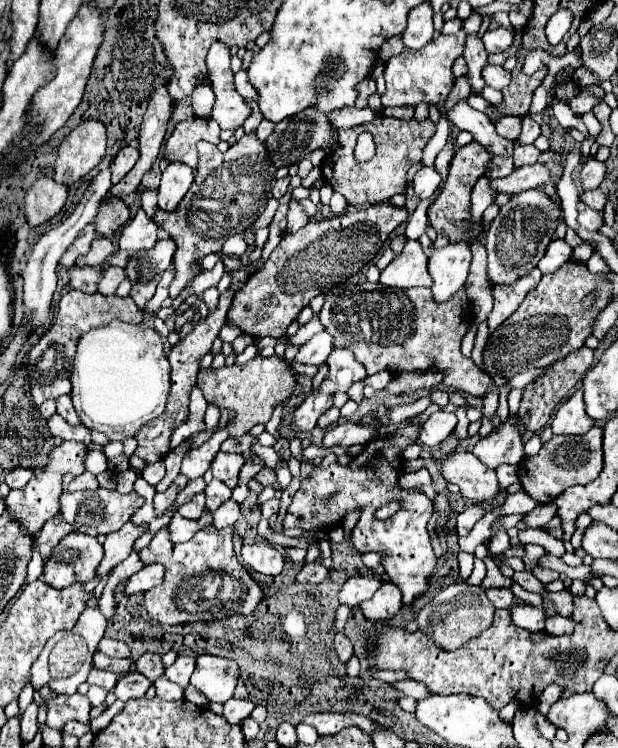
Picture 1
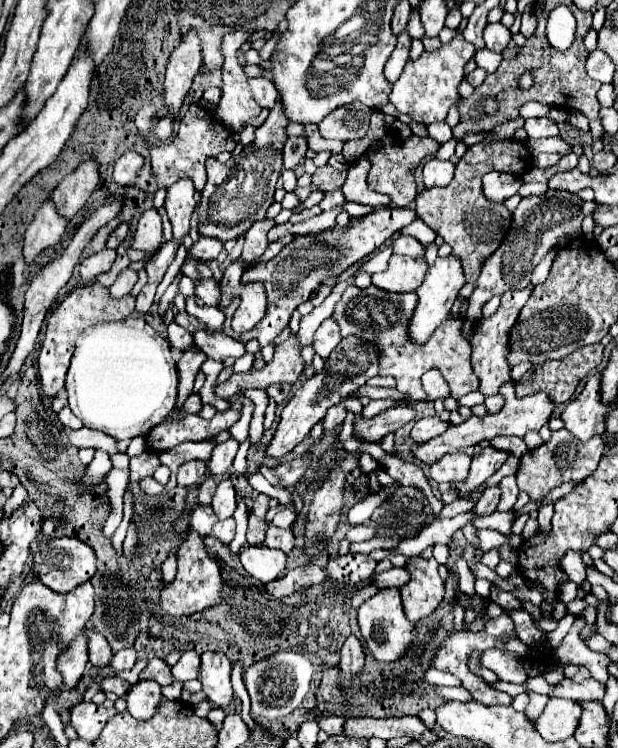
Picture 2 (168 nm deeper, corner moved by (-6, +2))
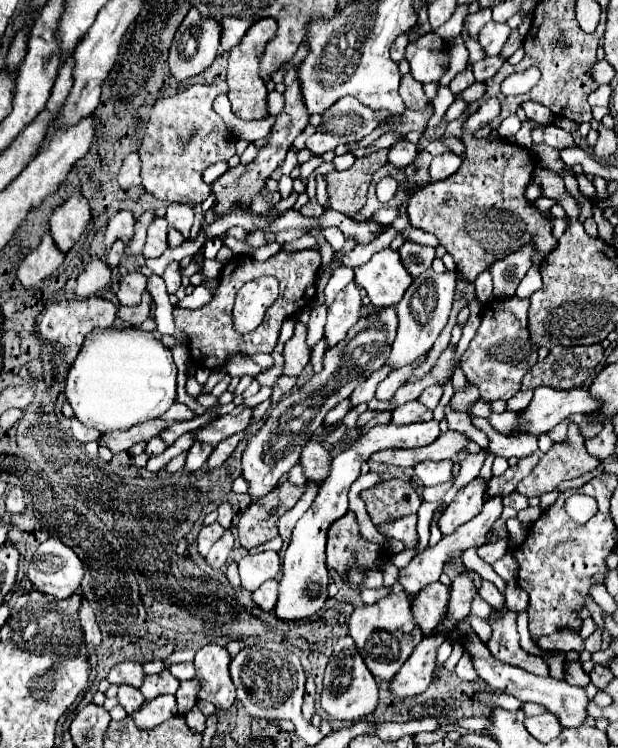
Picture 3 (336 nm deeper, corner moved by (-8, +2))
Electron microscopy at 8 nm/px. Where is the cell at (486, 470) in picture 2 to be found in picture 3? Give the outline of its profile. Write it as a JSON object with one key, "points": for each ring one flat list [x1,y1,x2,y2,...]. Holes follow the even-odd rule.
{"points":[[474,477,468,485,464,485,456,497,452,499,452,503,448,503,448,507,444,509,438,525,440,531,452,533,456,527,460,527,462,523,470,521,472,517,476,517,484,505,484,489,486,489,486,481,482,477]]}

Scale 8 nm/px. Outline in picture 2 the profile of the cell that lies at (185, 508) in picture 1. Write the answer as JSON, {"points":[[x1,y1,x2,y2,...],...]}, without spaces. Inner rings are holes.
{"points":[[198,505,196,511,192,513,192,529,196,533,200,533,200,537,210,537,214,523,218,521,216,513,210,507,202,507]]}

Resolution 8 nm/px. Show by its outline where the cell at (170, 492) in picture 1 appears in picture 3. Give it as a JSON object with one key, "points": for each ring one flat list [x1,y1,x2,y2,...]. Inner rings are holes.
{"points":[[194,443,186,455,186,465,184,465,184,471,188,473,196,473,198,469,204,467,204,463,208,461,212,453,212,445,202,445,202,443]]}

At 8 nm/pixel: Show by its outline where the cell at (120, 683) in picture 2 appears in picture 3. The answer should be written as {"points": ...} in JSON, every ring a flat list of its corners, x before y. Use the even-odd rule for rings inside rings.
{"points":[[120,685,118,701,126,709,126,713,130,715,130,713,134,713,144,703,144,695,140,693,140,689,136,689,132,685]]}

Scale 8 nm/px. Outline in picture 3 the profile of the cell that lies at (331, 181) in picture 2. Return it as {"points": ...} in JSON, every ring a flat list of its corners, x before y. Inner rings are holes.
{"points":[[388,149,372,153,368,157,356,159,348,171,332,171,326,175,328,201,334,211,354,217,356,211,367,201,367,191,376,169,380,169,386,159]]}

